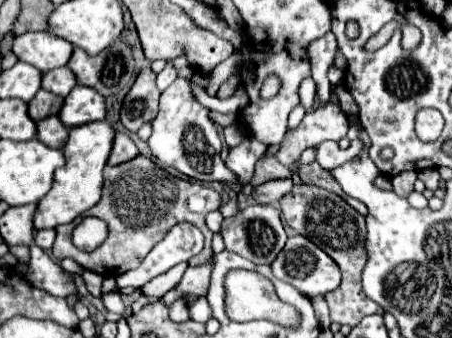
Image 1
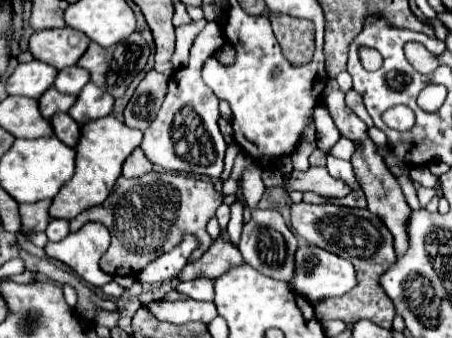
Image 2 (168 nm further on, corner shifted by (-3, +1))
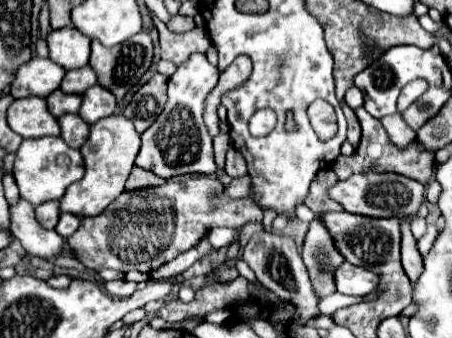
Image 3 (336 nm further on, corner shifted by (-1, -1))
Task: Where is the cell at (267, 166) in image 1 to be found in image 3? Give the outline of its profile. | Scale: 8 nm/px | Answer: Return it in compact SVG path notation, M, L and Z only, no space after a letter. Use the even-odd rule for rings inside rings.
M367 172L355 174L345 182L337 182L329 188L329 198L339 202L347 212L375 218L391 218L399 214L415 214L425 198L425 186L407 176L399 176L395 172Z

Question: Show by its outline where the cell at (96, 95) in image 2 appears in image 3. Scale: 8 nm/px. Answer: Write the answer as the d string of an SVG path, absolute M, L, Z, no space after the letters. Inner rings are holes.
M95 84L91 86L85 94L83 94L83 104L79 110L79 116L87 122L87 124L95 124L101 118L107 118L115 112L115 96L105 90L103 86Z

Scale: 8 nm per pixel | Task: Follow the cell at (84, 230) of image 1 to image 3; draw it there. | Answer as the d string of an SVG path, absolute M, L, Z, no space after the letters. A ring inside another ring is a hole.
M21 200L17 206L11 206L11 234L21 242L21 246L37 258L57 258L67 254L63 238L55 230L45 230L37 224L33 206Z

